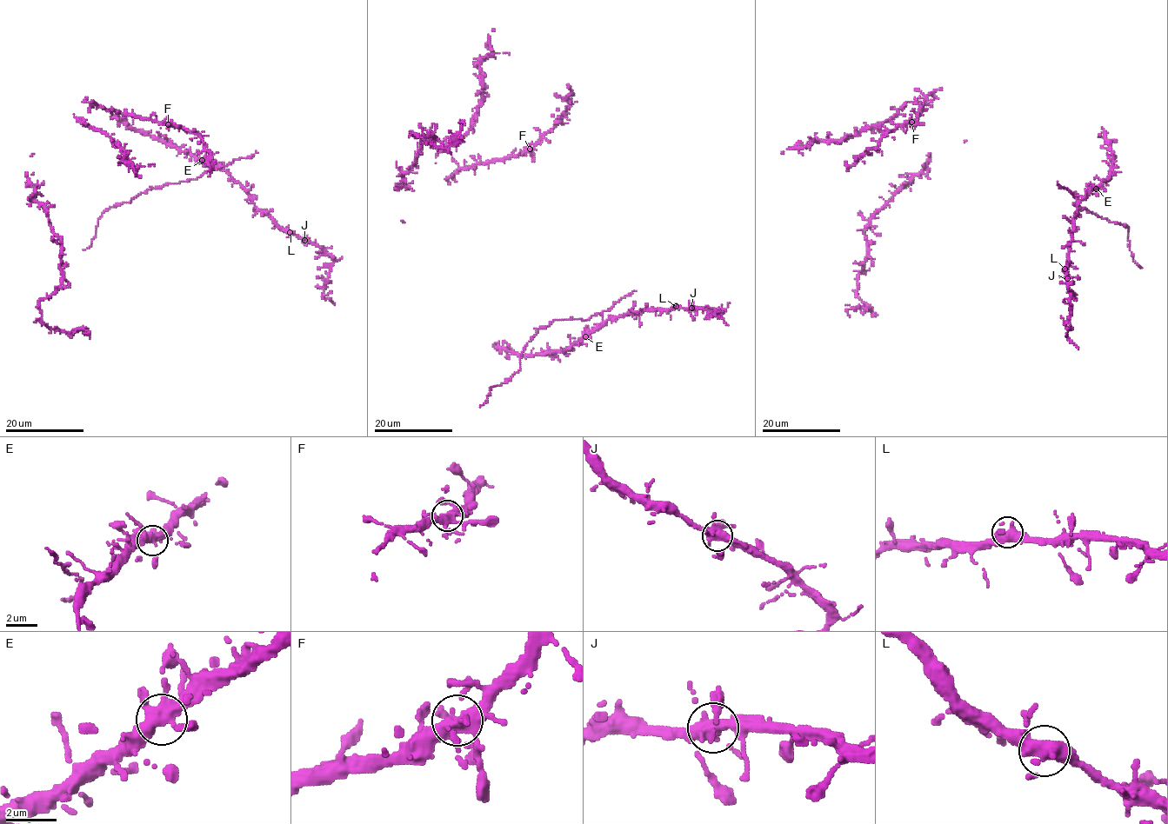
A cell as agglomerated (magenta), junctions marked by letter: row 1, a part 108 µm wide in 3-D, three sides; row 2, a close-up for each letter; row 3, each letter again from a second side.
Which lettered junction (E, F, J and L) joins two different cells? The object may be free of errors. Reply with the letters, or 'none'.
none

